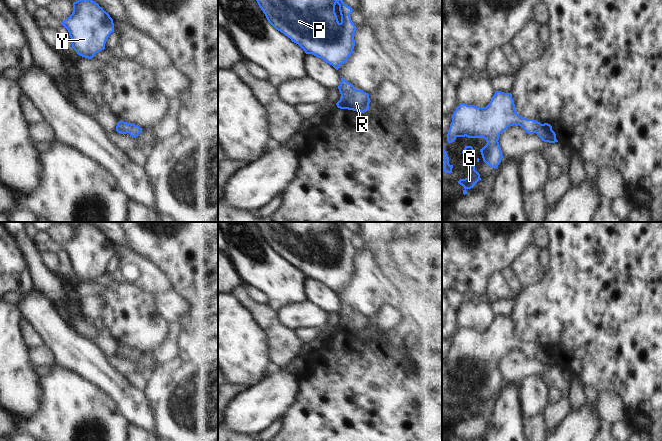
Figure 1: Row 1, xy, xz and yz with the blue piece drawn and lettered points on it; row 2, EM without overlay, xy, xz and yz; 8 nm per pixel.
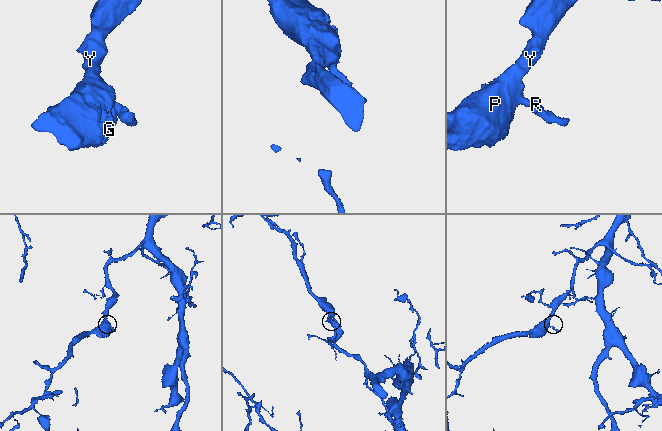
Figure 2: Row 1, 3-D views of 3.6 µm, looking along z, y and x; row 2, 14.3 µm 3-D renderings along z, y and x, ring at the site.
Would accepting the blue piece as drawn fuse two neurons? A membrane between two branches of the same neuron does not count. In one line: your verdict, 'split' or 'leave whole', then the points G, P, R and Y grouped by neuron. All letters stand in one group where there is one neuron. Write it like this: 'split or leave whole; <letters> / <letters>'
leave whole; G P R Y

